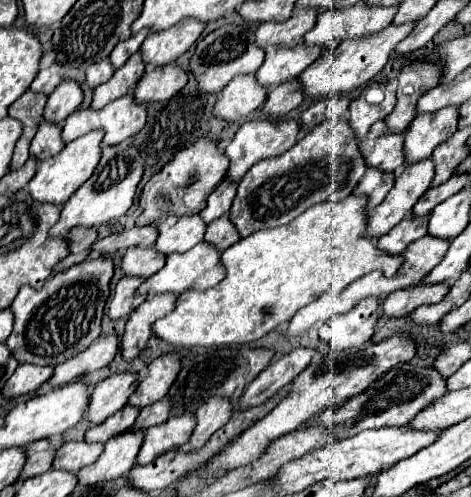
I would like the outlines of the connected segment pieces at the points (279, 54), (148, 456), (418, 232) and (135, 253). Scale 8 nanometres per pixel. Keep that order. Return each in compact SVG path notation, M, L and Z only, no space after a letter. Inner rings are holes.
M303 44L295 48L265 48L265 62L257 70L257 80L267 88L275 88L285 80L297 78L299 72L321 56L321 52L323 48L303 48Z
M183 412L179 416L171 416L163 424L151 426L145 432L145 440L139 450L137 462L149 464L157 456L177 450L181 444L187 444L193 430L195 430L195 414L193 412Z
M411 216L403 218L395 228L391 228L387 234L379 236L377 246L389 254L401 254L411 242L415 242L417 238L427 234L427 220L429 220L429 216L425 216L423 220L411 220Z
M131 246L127 250L127 254L123 256L121 270L127 276L143 276L143 278L149 278L151 274L155 274L157 270L163 268L165 258L167 256L163 256L163 252L157 252L155 246L147 246L147 248Z

